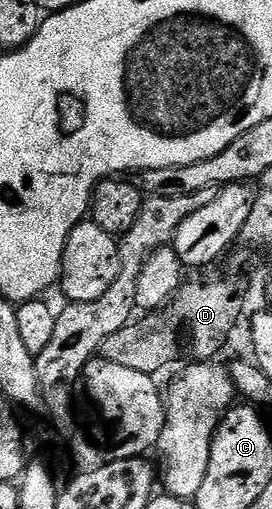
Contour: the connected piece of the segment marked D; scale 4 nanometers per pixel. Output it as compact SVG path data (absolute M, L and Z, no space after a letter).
M219 267L188 276L166 308L148 312L140 321L139 318L133 319L121 327L121 331L109 335L109 339L101 343L98 356L109 363L118 363L120 367L130 367L133 371L152 375L159 375L170 361L178 359L183 341L188 341L195 348L196 358L214 358L214 353L226 346L233 325L244 316L244 286L242 276L239 278L235 273L222 273Z

